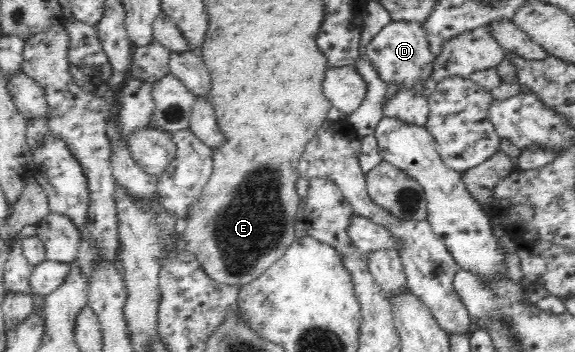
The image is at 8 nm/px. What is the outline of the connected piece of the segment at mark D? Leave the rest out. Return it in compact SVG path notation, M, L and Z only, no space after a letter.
M391 20L373 36L365 47L365 53L379 77L385 83L398 83L400 89L412 89L419 81L431 77L436 60L429 47L424 24L414 21Z

